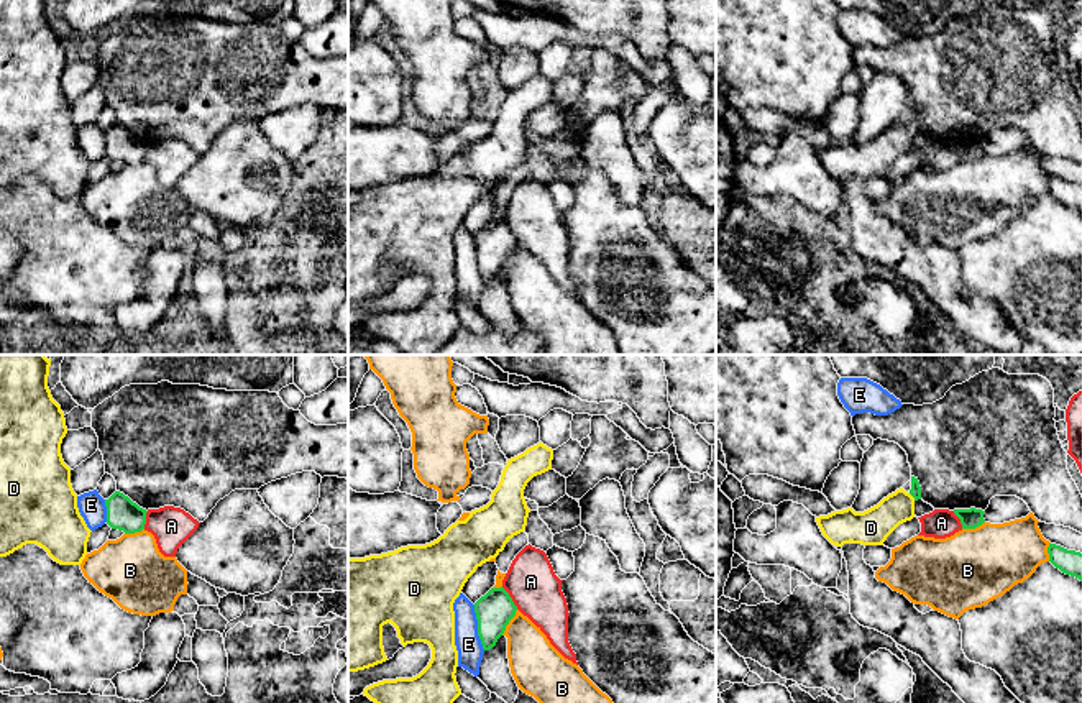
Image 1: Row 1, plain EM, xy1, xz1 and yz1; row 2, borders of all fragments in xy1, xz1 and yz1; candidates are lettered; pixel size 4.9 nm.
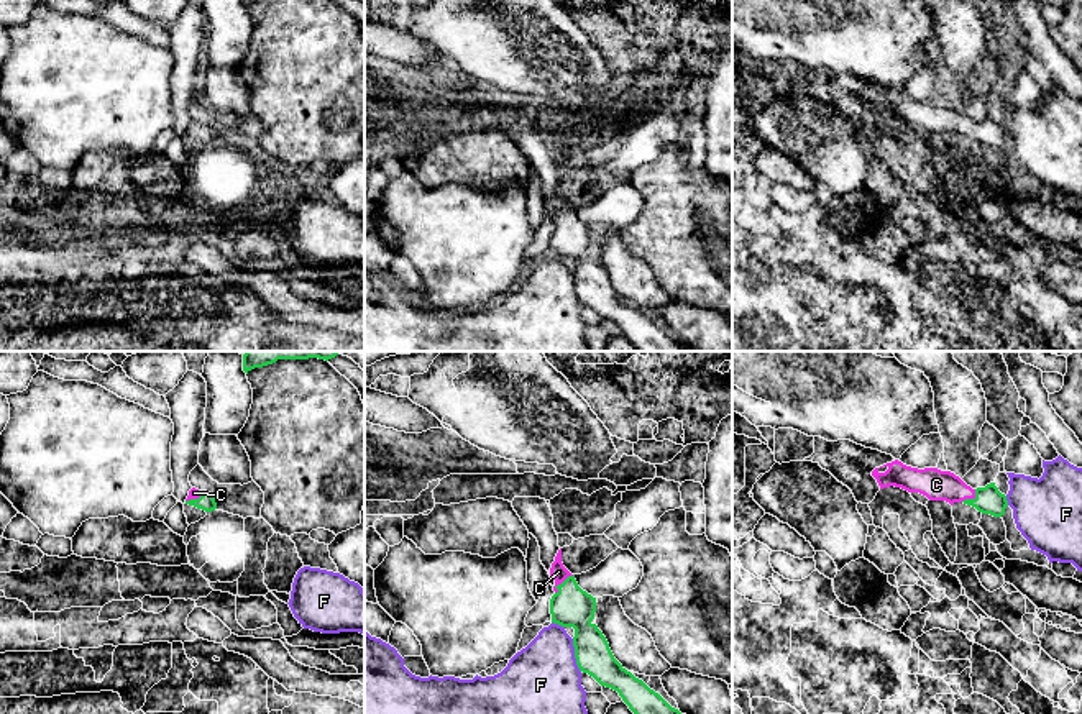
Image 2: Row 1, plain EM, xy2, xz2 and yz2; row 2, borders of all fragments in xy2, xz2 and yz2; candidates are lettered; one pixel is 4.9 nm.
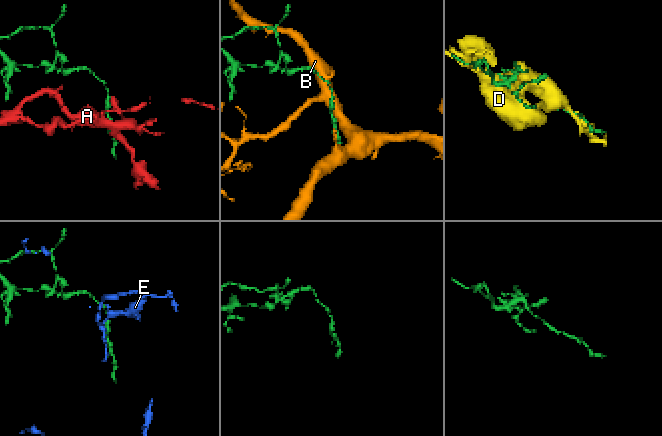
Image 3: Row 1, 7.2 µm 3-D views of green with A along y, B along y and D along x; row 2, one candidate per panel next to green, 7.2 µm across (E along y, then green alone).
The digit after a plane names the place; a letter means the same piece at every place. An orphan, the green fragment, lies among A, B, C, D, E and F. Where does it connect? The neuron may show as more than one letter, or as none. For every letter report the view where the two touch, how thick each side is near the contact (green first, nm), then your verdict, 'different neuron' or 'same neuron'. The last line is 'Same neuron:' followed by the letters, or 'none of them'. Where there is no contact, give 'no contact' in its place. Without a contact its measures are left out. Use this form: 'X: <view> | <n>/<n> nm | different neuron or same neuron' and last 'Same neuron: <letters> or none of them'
A: xz1 | 180/240 nm | different neuron
B: xz1 | 180/260 nm | different neuron
C: xz2 | 200/80 nm | same neuron
D: yz1 | 60/170 nm | different neuron
E: xz1 | 180/130 nm | different neuron
F: xz2 | 200/400 nm | different neuron
Same neuron: C

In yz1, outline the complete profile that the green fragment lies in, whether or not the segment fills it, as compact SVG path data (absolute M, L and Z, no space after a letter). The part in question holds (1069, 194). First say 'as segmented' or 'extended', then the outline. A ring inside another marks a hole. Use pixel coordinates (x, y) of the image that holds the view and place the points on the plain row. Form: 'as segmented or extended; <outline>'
as segmented; M1049 176L1048 186L1049 186L1049 194L1056 200L1082 214L1082 186L1080 184L1067 182L1061 177Z

